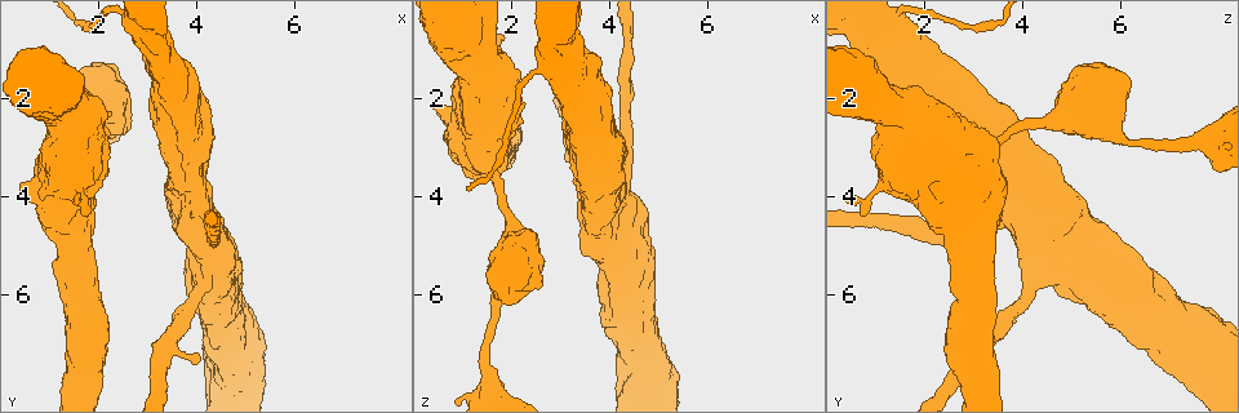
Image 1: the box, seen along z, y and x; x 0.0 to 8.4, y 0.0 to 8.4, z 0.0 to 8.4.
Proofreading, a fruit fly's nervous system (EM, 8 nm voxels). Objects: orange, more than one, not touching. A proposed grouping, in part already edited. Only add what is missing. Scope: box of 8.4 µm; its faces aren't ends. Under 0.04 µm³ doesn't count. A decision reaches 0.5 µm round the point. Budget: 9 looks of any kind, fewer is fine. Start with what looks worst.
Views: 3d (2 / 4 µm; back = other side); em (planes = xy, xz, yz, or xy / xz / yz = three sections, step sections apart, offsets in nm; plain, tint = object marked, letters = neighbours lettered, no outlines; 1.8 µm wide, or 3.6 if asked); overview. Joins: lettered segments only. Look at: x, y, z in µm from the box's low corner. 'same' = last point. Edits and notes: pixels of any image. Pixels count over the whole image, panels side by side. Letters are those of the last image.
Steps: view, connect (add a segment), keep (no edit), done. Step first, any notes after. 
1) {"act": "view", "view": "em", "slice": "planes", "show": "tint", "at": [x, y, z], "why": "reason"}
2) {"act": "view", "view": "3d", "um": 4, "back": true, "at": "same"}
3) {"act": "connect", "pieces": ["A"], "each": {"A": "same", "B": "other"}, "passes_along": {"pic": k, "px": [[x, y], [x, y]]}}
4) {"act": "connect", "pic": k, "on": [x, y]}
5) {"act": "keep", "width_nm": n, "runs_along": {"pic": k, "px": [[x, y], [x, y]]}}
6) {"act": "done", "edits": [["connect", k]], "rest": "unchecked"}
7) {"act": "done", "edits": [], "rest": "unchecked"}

{"act": "view", "view": "3d", "um": 4, "at": [2.25, 2.35, 2.15], "why": "free end"}

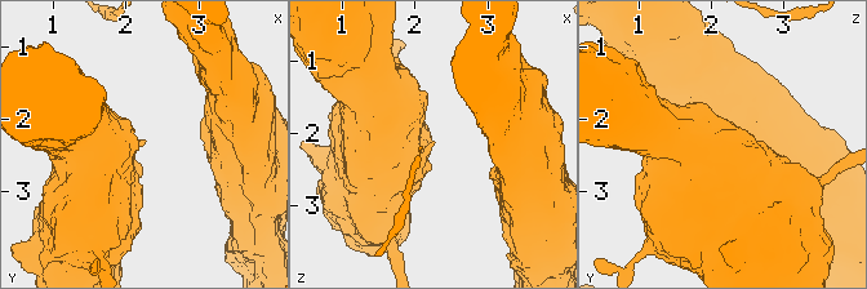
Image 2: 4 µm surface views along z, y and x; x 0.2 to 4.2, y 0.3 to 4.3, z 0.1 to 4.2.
{"act": "view", "view": "em", "slice": "yz", "step": 16, "show": "tint", "at": [2.20, 2.30, 2.10], "why": "shape alone is not enough"}

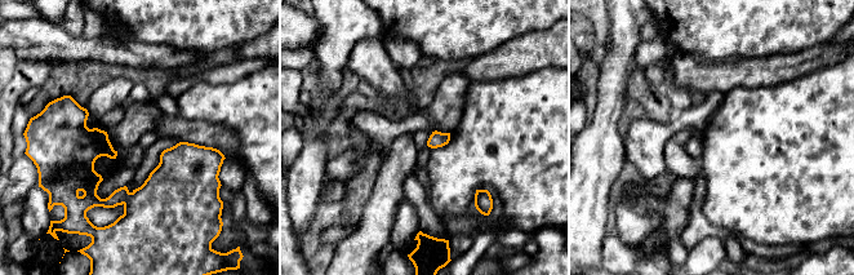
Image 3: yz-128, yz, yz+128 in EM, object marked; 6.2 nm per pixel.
{"act": "view", "view": "em", "slice": "planes", "show": "letters", "at": "same"}

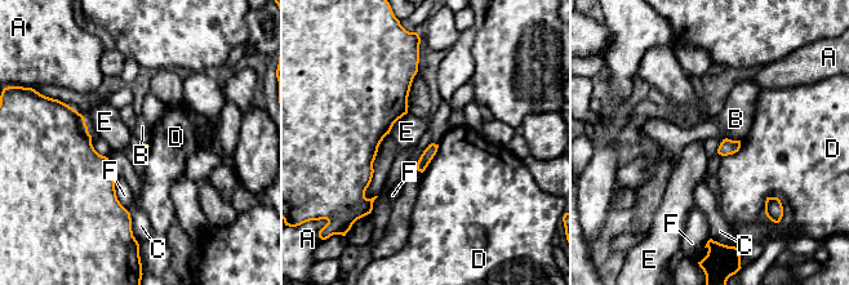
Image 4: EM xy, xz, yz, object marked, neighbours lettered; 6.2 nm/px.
{"act": "keep", "longest_contact_nm": ["F", 220], "each": {"A": "other", "B": "other", "C": "other", "D": "other", "E": "other", "F": "other"}, "border": {"pic": 4, "px": [[725, 137], [739, 141]]}, "found": "no lettered segment goes on from it"}

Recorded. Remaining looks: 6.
{"act": "view", "view": "em", "um": 3.6, "slice": "xy", "step": 16, "show": "tint", "at": [4.00, 4.55, 5.00], "why": "calibre changes"}

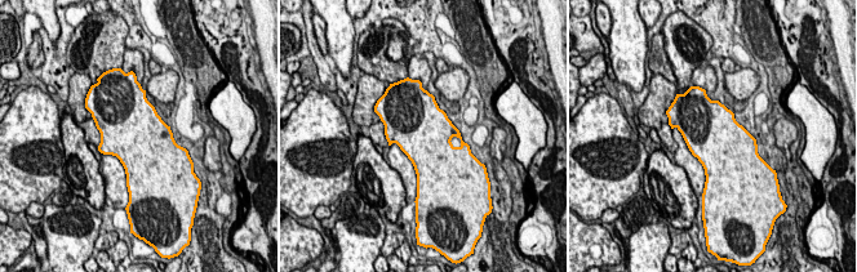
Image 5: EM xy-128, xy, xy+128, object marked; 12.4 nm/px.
{"act": "view", "view": "em", "um": 3.6, "slice": "planes", "show": "letters", "at": "same", "why": "another direction"}

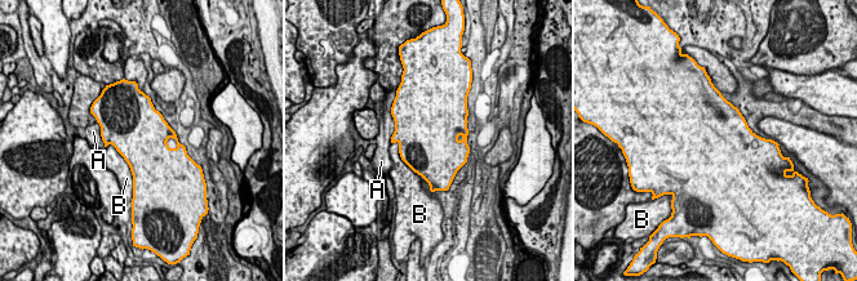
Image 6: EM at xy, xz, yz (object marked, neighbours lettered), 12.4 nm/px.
{"act": "keep", "each": {"A": "other", "B": "other"}, "border": {"pic": 6, "px": [[391, 142], [423, 178]]}, "found": "none of them fits"}

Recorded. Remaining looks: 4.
{"act": "view", "view": "3d", "um": 4, "at": [0.80, 3.80, 2.35], "why": "sudden change in width"}

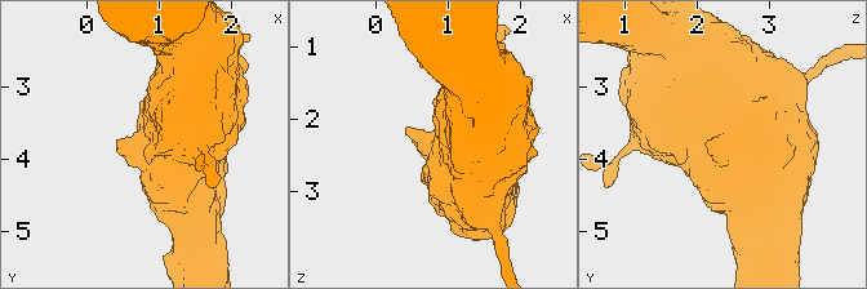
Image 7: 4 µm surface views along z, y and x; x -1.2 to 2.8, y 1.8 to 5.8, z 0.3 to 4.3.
{"act": "view", "view": "em", "um": 3.6, "slice": "planes", "show": "tint", "at": [0.75, 3.90, 2.40], "why": "shape alone is not enough"}

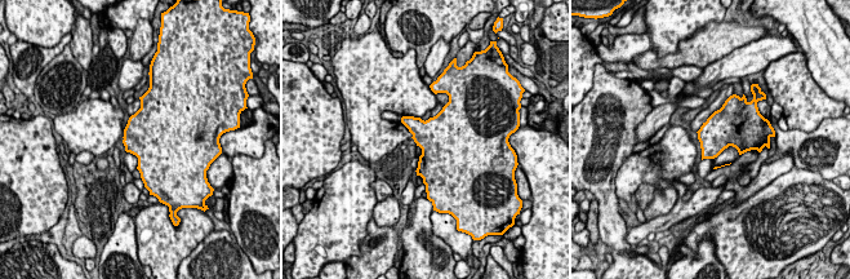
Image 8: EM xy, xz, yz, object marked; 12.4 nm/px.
{"act": "view", "view": "em", "um": 3.6, "slice": "planes", "show": "letters", "at": "same", "why": "what lies round it"}

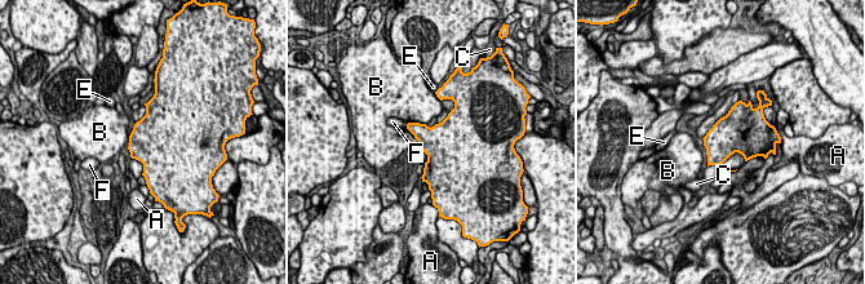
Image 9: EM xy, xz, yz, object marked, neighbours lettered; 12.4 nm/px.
{"act": "keep", "longest_contact_nm": ["B", 240], "each": {"A": "other", "B": "other", "C": "other", "E": "other", "F": "other"}, "border": {"pic": 9, "px": [[425, 123], [407, 124]]}, "found": "no lettered segment goes on from it"}

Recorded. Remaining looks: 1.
{"act": "done", "edits": [], "rest": "unchecked"}

